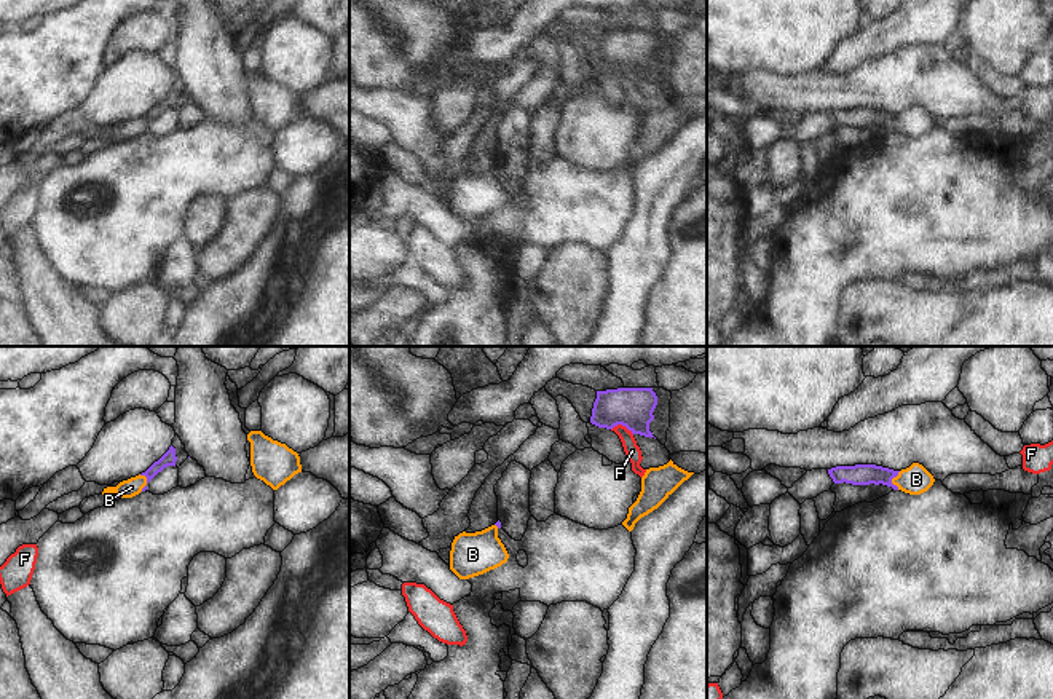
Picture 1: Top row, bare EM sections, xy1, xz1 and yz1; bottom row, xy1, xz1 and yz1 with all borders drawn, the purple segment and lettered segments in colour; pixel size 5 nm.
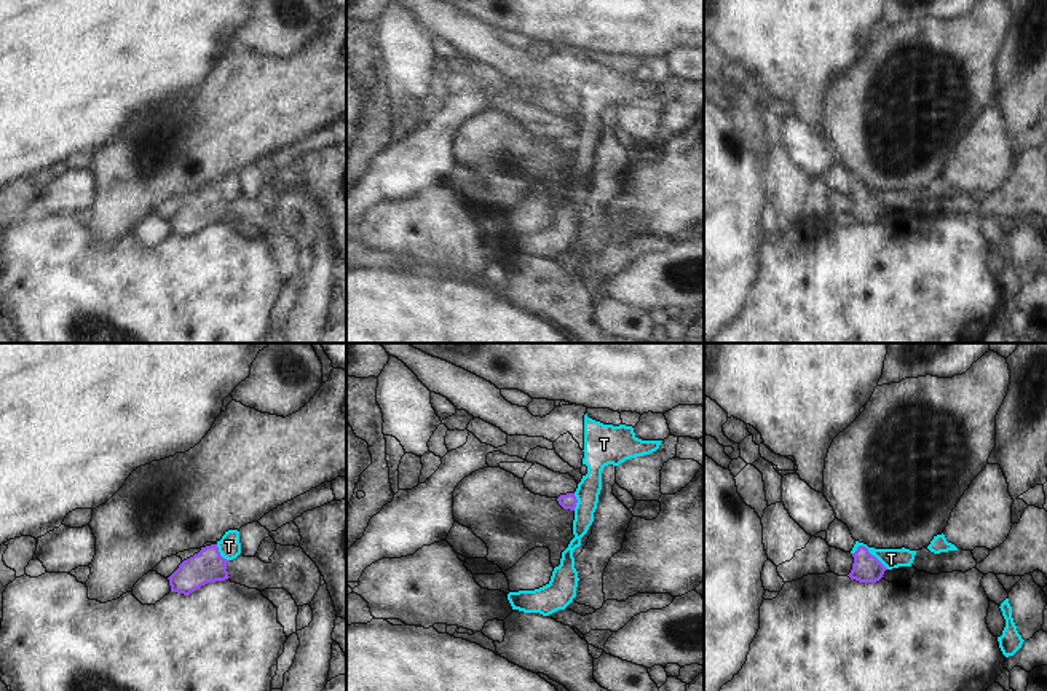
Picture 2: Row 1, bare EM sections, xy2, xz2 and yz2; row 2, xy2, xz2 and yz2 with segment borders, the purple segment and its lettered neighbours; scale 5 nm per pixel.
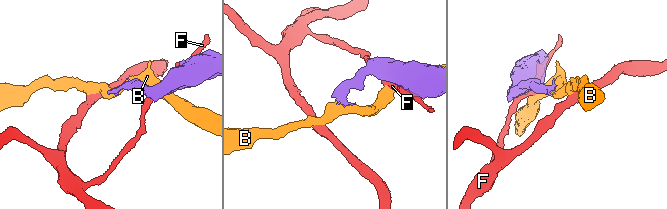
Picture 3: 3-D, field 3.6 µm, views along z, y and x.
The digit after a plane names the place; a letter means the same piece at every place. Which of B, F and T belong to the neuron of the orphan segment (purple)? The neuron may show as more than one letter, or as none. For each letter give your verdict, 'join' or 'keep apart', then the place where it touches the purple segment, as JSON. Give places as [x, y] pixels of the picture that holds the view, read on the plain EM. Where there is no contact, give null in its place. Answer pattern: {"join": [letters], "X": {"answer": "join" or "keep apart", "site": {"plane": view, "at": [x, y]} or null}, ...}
{"join": ["B"], "B": {"answer": "join", "site": {"plane": "yz1", "at": [891, 123]}}, "F": {"answer": "keep apart", "site": {"plane": "xz1", "at": [623, 67]}}, "T": {"answer": "keep apart", "site": {"plane": "yz2", "at": [869, 195]}}}

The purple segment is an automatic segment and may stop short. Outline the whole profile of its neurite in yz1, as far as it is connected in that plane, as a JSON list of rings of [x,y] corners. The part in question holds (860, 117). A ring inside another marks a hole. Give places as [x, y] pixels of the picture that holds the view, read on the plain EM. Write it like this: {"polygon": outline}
{"polygon": [[[913,105],[909,110],[901,113],[876,107],[836,109],[828,112],[828,116],[834,126],[882,126],[909,137],[921,137],[927,134],[935,124],[933,118],[919,105]]]}

